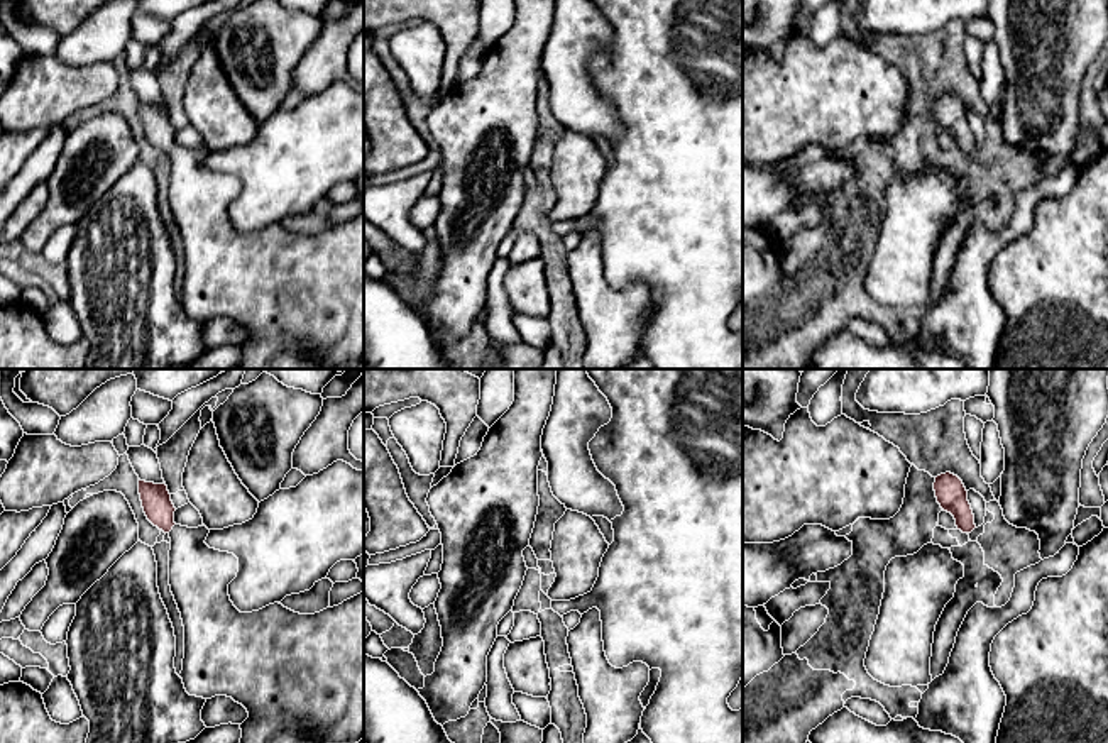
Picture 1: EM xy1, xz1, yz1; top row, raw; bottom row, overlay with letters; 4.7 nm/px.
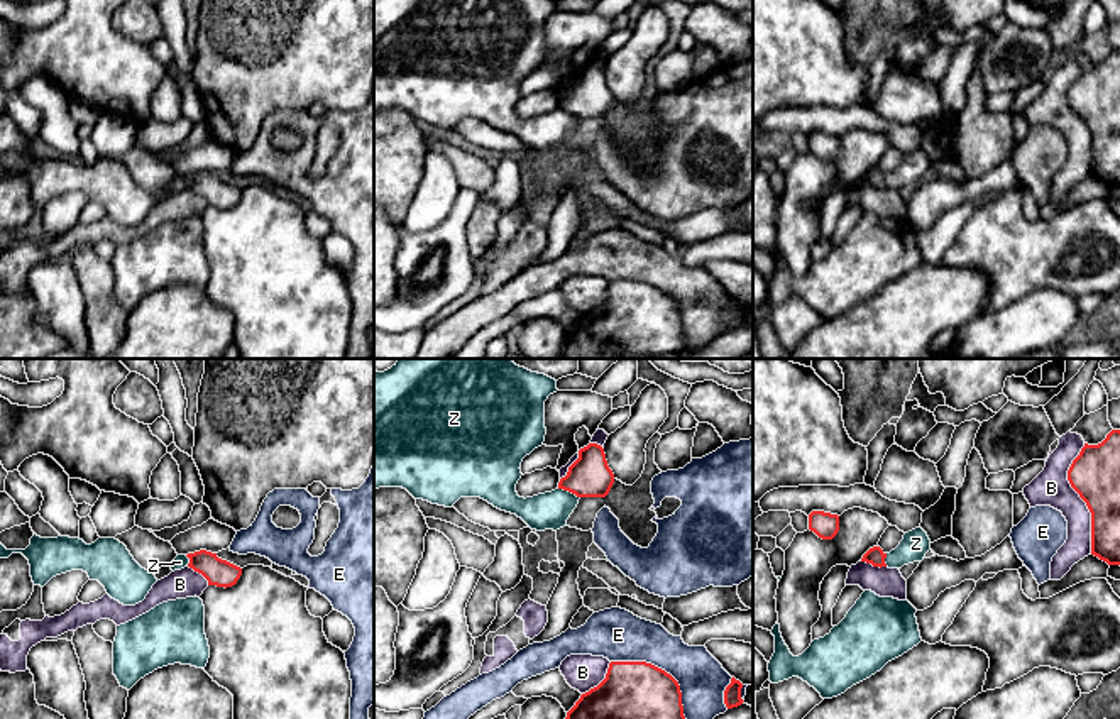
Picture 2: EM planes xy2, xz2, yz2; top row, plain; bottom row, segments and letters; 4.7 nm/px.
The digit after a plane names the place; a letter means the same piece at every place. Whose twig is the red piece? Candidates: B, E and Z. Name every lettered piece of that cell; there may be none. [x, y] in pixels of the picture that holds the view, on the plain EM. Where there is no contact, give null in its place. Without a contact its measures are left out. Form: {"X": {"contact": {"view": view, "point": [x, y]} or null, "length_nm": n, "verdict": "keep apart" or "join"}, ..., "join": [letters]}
{"B": {"contact": {"view": "yz2", "point": [1081, 119]}, "length_nm": 550, "verdict": "keep apart"}, "E": {"contact": {"view": "xz2", "point": [669, 295]}, "length_nm": 500, "verdict": "keep apart"}, "Z": {"contact": {"view": "xz2", "point": [569, 112]}, "length_nm": 120, "verdict": "keep apart"}, "join": []}

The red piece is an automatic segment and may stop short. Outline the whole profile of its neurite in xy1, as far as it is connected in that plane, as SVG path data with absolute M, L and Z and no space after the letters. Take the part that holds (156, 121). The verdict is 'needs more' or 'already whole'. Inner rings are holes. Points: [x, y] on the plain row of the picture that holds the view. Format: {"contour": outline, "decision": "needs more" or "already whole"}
{"contour": "M139 100L139 115L147 140L171 159L169 206L184 247L179 298L186 313L203 320L227 316L247 330L249 338L240 345L239 369L355 367L364 359L364 212L315 235L299 235L279 223L240 234L228 217L228 205L239 193L239 179L210 169L205 164L210 154L205 146L188 149L174 144L176 129L166 105Z", "decision": "needs more"}

